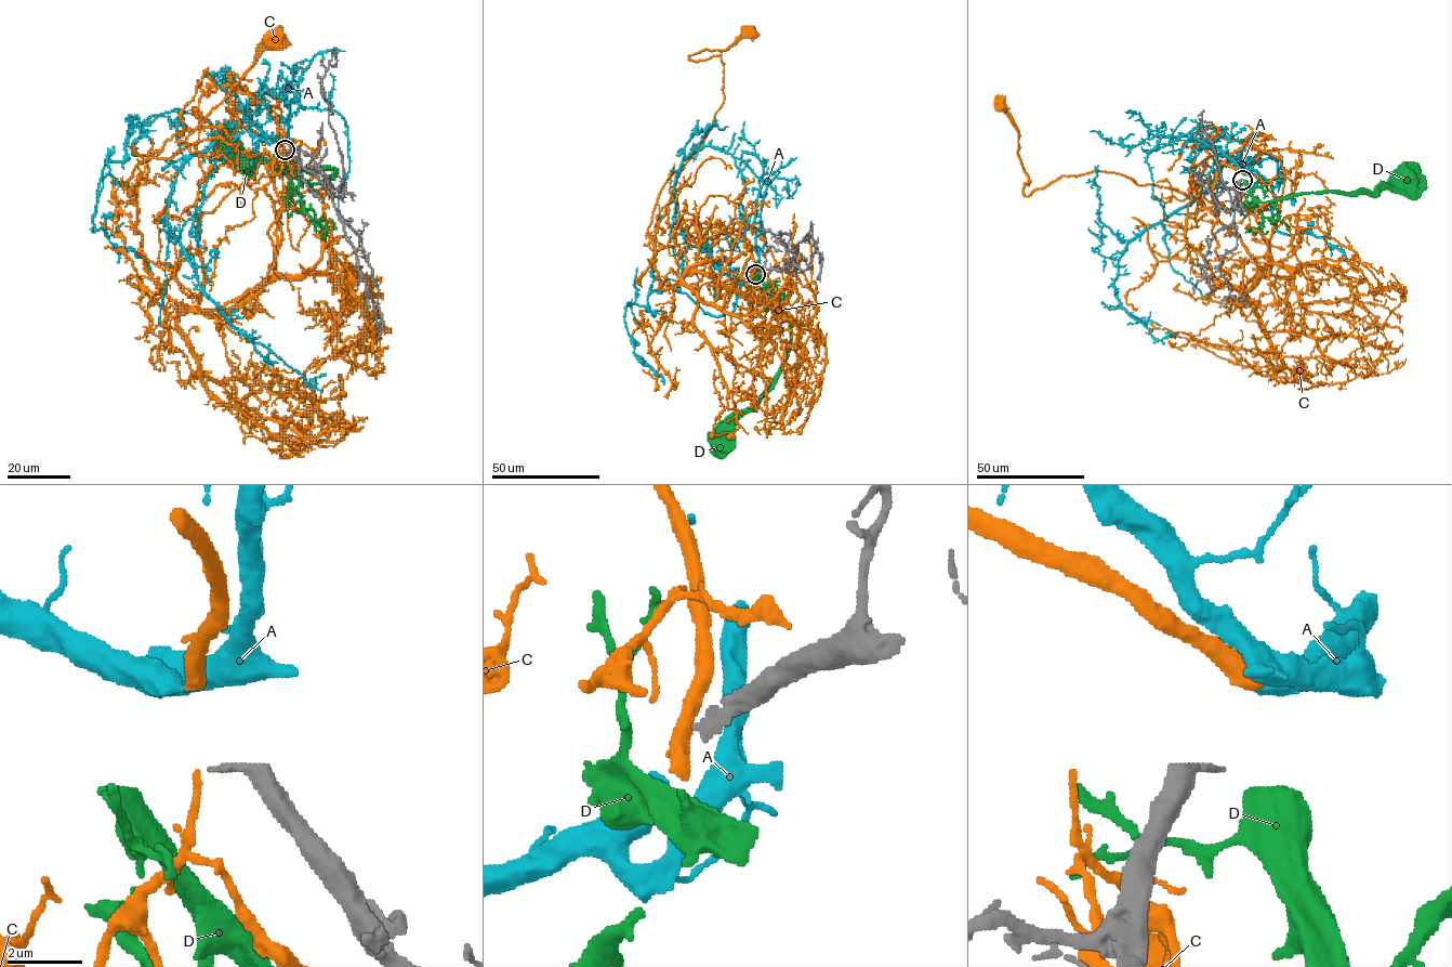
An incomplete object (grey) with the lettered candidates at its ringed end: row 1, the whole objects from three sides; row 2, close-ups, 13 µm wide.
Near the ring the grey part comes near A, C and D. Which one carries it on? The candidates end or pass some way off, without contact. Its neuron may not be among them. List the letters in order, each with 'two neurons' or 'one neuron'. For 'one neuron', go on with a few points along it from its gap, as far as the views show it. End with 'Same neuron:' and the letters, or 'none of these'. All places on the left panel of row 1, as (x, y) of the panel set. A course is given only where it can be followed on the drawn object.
A: one neuron; course (282, 143), (250, 122), (225, 125), (177, 170), (168, 223), (200, 289), (229, 322), (309, 383), (325, 374)
C: two neurons
D: two neurons
Same neuron: A

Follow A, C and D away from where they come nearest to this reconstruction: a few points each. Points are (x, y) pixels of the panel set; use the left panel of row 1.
A: (282, 143), (250, 122), (225, 125), (177, 170), (168, 223), (200, 289), (229, 322), (309, 383), (325, 374)
C: (284, 143), (279, 127), (265, 279), (183, 310), (127, 183), (220, 138), (234, 174), (186, 138), (275, 38)
D: (279, 153), (311, 183), (321, 182), (335, 170), (243, 165), (228, 145)

